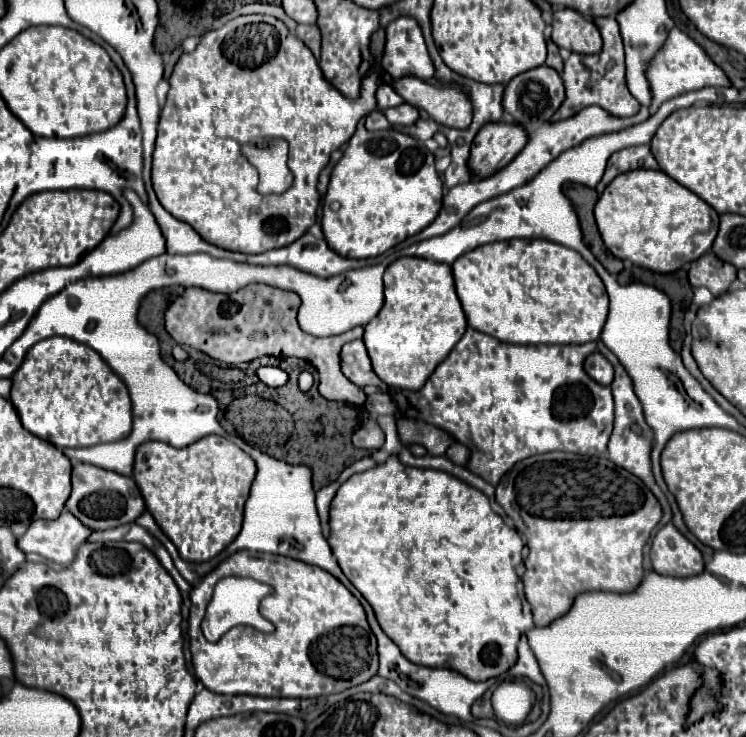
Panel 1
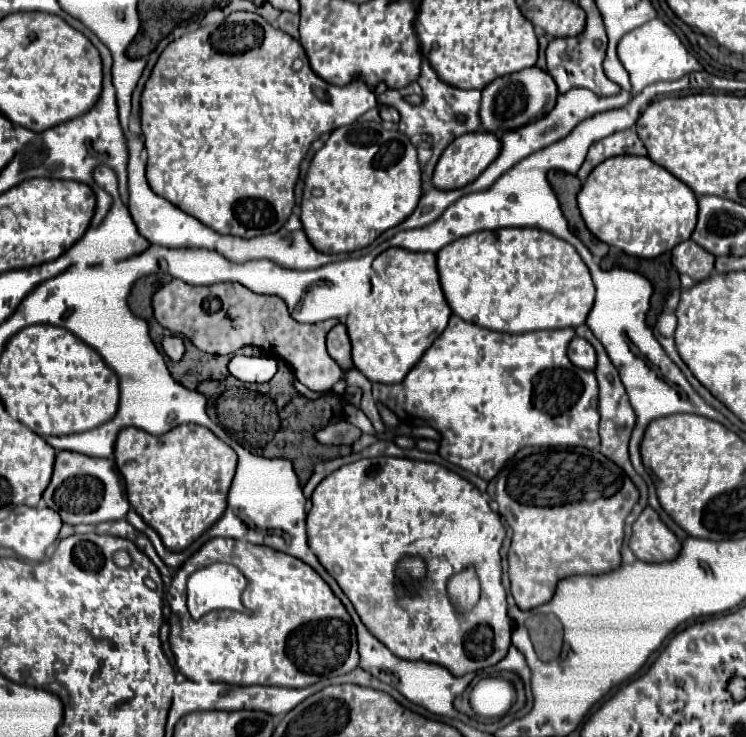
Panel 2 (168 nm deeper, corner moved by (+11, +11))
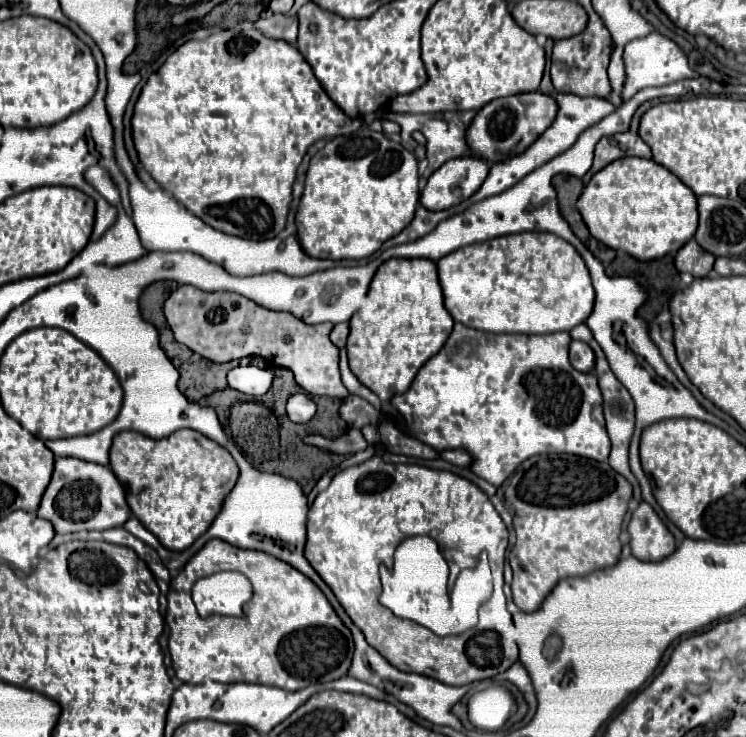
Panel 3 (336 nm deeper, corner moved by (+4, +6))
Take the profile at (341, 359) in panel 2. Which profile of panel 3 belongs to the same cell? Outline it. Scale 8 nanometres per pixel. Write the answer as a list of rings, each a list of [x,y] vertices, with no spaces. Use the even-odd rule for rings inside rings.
[[[341,322],[341,324],[337,324],[337,326],[331,330],[331,342],[333,342],[337,348],[345,348],[347,336],[349,336],[349,324],[347,324],[347,322]]]

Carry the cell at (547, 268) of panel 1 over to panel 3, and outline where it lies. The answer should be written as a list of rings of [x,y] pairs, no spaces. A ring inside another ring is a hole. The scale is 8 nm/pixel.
[[[521,232],[459,248],[437,262],[445,308],[453,320],[485,332],[547,334],[571,330],[593,310],[595,290],[579,252],[549,232]]]

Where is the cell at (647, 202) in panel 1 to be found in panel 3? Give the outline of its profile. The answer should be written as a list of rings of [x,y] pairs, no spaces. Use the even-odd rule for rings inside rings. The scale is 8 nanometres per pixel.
[[[627,156],[607,164],[585,186],[577,208],[591,236],[637,260],[675,254],[697,230],[697,196],[675,174],[647,158]]]

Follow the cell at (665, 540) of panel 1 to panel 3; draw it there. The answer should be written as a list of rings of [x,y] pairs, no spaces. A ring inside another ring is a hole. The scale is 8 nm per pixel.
[[[641,502],[637,510],[633,510],[627,532],[631,538],[631,552],[639,560],[663,560],[675,550],[675,540],[671,532],[665,528],[661,518],[647,502]]]

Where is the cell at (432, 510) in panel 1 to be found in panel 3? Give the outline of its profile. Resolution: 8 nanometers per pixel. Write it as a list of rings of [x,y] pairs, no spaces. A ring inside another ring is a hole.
[[[373,454],[369,460],[345,468],[337,472],[327,486],[327,490],[319,492],[315,502],[309,508],[309,522],[307,522],[307,544],[305,544],[305,558],[315,568],[315,572],[327,582],[327,586],[333,590],[339,604],[345,608],[349,618],[355,622],[355,626],[361,628],[365,640],[369,646],[373,646],[391,666],[423,674],[429,678],[437,678],[443,684],[449,686],[465,686],[477,680],[493,678],[513,666],[519,658],[515,636],[513,636],[513,620],[505,606],[505,594],[503,594],[503,564],[505,564],[505,548],[509,540],[509,530],[493,504],[489,502],[487,494],[479,490],[473,482],[447,472],[447,470],[433,470],[417,464],[387,464],[383,462],[381,454]],[[409,536],[431,536],[439,542],[443,548],[443,554],[451,564],[457,568],[463,568],[463,560],[479,556],[481,550],[487,550],[489,564],[493,572],[493,594],[487,602],[483,602],[479,610],[479,622],[477,626],[469,628],[463,634],[457,636],[437,636],[431,630],[411,622],[397,618],[379,604],[381,594],[381,582],[379,582],[379,564],[393,564],[393,552]]]

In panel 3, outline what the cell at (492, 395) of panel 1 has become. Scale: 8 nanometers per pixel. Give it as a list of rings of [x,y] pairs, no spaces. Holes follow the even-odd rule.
[[[457,322],[443,348],[421,366],[411,388],[391,400],[403,418],[403,432],[437,452],[465,448],[475,458],[471,470],[493,486],[501,486],[521,462],[537,454],[550,458],[575,454],[605,462],[611,442],[605,430],[601,390],[593,372],[583,374],[571,366],[569,342],[569,332],[537,336],[491,334]]]

